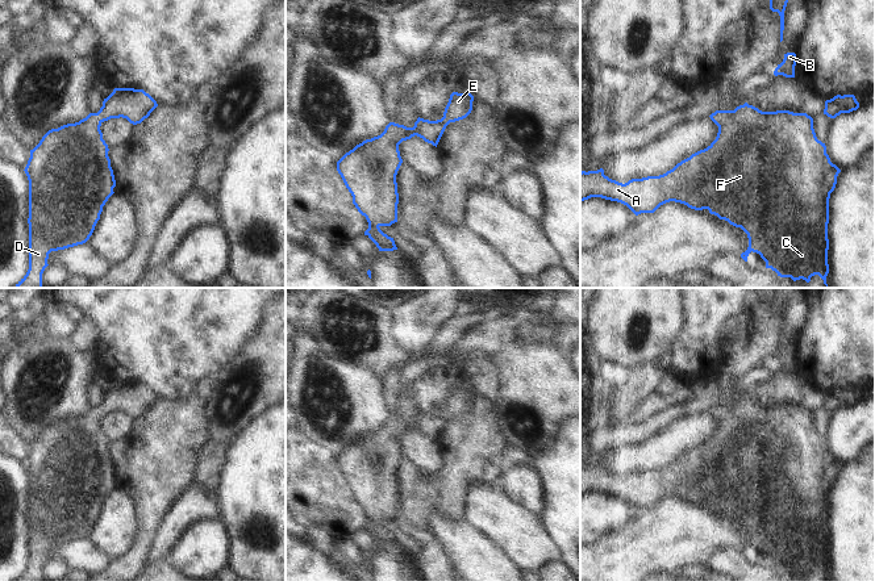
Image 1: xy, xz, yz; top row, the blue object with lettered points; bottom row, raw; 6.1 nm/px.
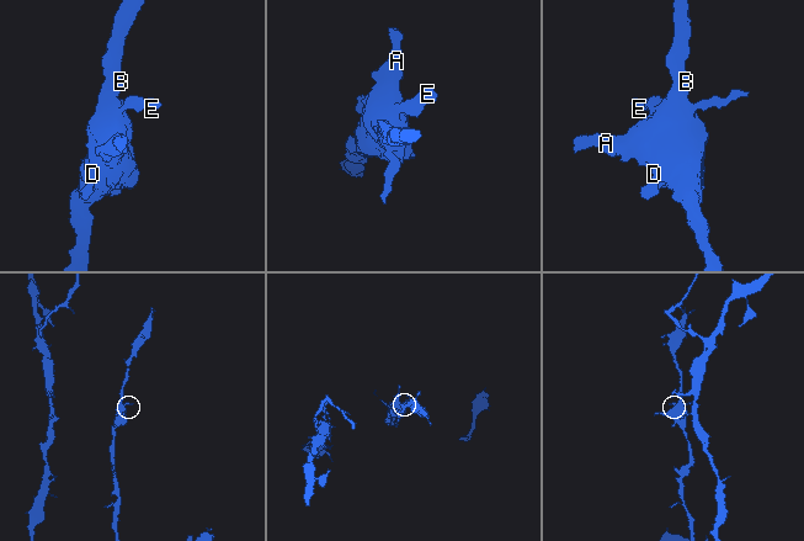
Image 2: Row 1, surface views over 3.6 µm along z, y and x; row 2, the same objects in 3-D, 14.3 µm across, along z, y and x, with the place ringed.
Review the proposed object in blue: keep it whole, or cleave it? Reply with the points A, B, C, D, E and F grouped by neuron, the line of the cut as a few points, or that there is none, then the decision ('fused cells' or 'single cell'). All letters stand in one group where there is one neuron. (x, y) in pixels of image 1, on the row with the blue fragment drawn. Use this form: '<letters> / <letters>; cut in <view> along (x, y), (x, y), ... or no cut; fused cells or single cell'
A B C D E F; no cut; single cell

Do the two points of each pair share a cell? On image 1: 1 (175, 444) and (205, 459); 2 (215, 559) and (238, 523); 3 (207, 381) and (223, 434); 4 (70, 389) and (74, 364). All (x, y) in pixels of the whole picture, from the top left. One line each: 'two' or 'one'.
1: two
2: two
3: two
4: one

